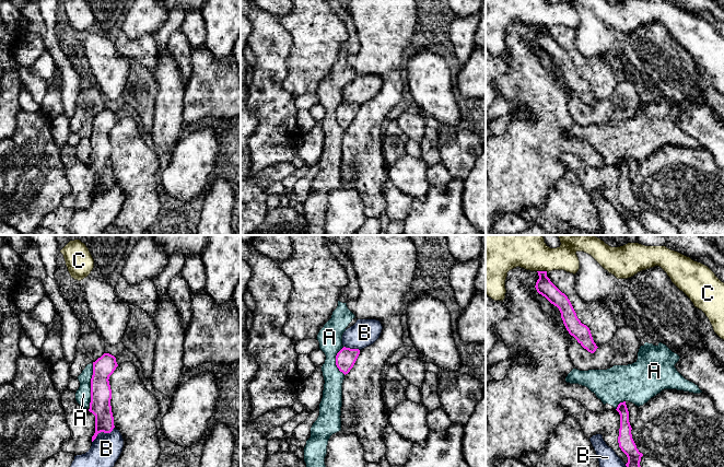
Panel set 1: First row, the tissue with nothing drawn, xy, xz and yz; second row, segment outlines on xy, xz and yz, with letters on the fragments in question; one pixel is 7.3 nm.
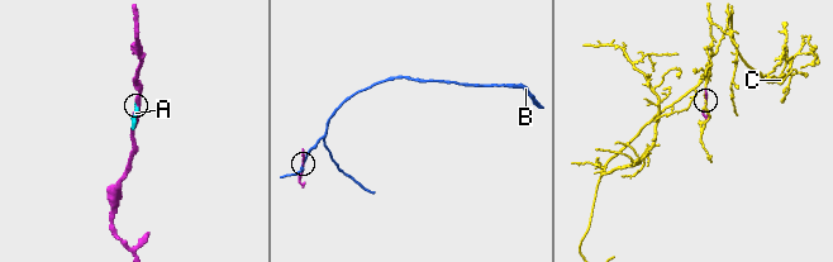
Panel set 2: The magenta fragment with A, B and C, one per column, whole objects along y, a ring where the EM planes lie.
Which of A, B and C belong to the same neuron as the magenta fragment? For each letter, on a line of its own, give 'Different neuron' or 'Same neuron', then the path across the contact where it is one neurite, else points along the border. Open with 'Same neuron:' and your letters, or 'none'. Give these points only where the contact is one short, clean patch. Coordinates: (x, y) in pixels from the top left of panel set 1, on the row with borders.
Same neuron: none
A: Different neuron. Boundary: xy (93, 364), (91, 401), (89, 405)
B: Different neuron
C: Different neuron

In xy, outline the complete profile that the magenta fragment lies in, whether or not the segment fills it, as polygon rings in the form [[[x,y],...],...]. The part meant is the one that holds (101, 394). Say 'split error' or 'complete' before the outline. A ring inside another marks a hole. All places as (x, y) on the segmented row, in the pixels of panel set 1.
complete; [[[104,353],[93,362],[89,409],[95,416],[95,433],[92,436],[92,442],[98,433],[110,433],[115,428],[110,406],[112,389],[108,380],[117,366],[116,358],[109,353]]]

